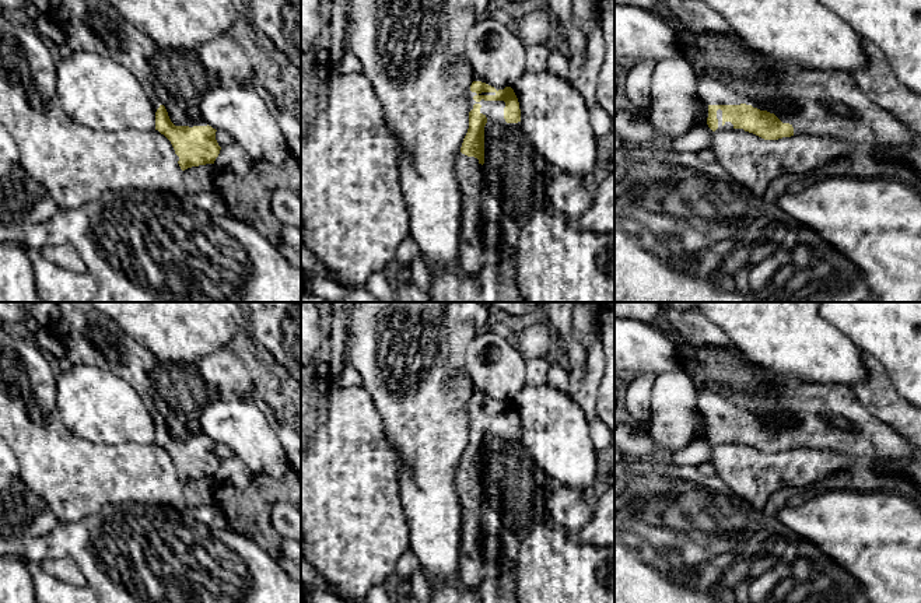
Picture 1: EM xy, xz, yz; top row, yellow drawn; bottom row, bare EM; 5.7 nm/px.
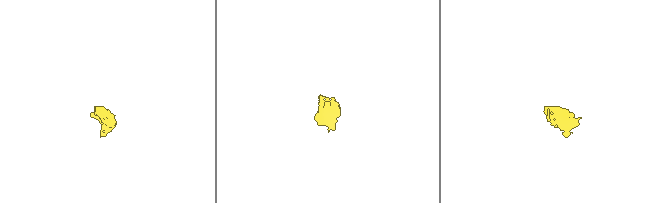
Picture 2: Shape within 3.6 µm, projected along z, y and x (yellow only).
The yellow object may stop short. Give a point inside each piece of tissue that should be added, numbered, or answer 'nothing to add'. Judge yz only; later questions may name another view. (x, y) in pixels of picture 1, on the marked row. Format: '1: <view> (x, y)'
1: yz (816, 102)

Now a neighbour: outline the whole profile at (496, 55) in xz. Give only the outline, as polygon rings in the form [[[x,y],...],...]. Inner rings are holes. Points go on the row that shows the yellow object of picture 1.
[[[487,18],[469,31],[465,59],[476,77],[495,87],[511,87],[525,73],[526,50],[507,22]]]

